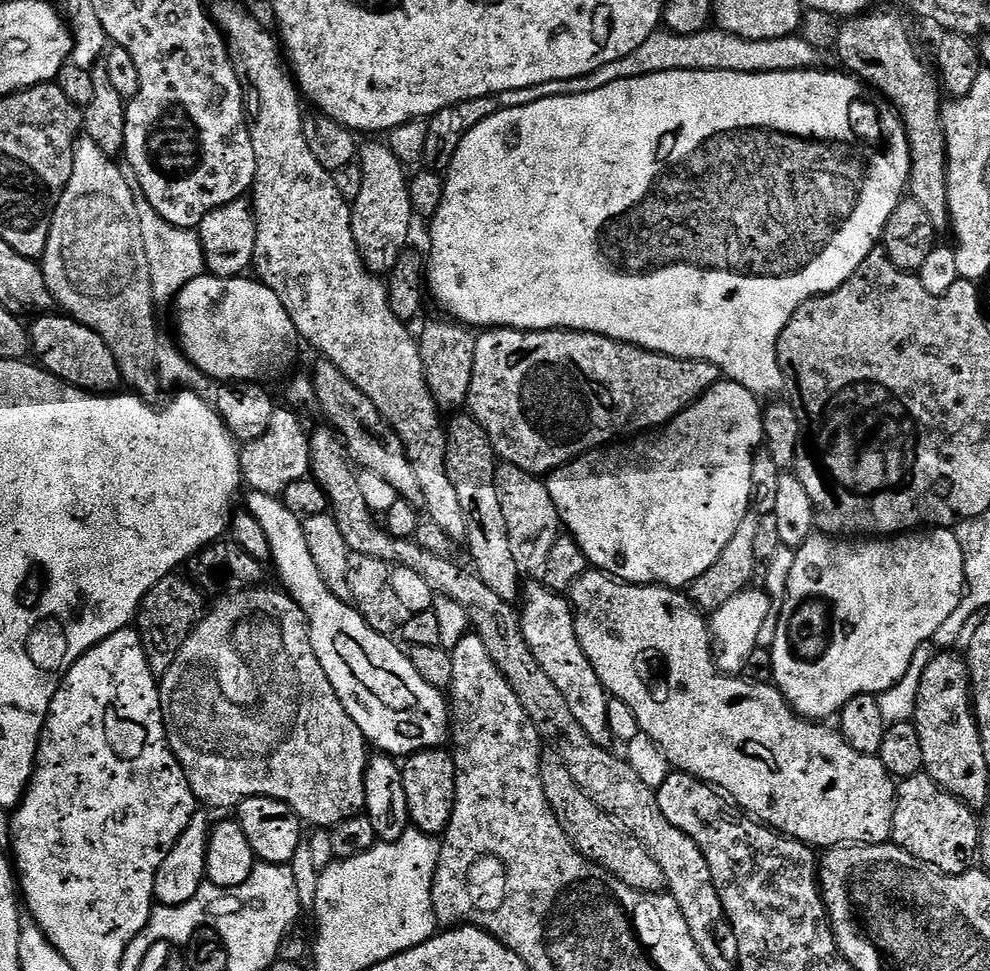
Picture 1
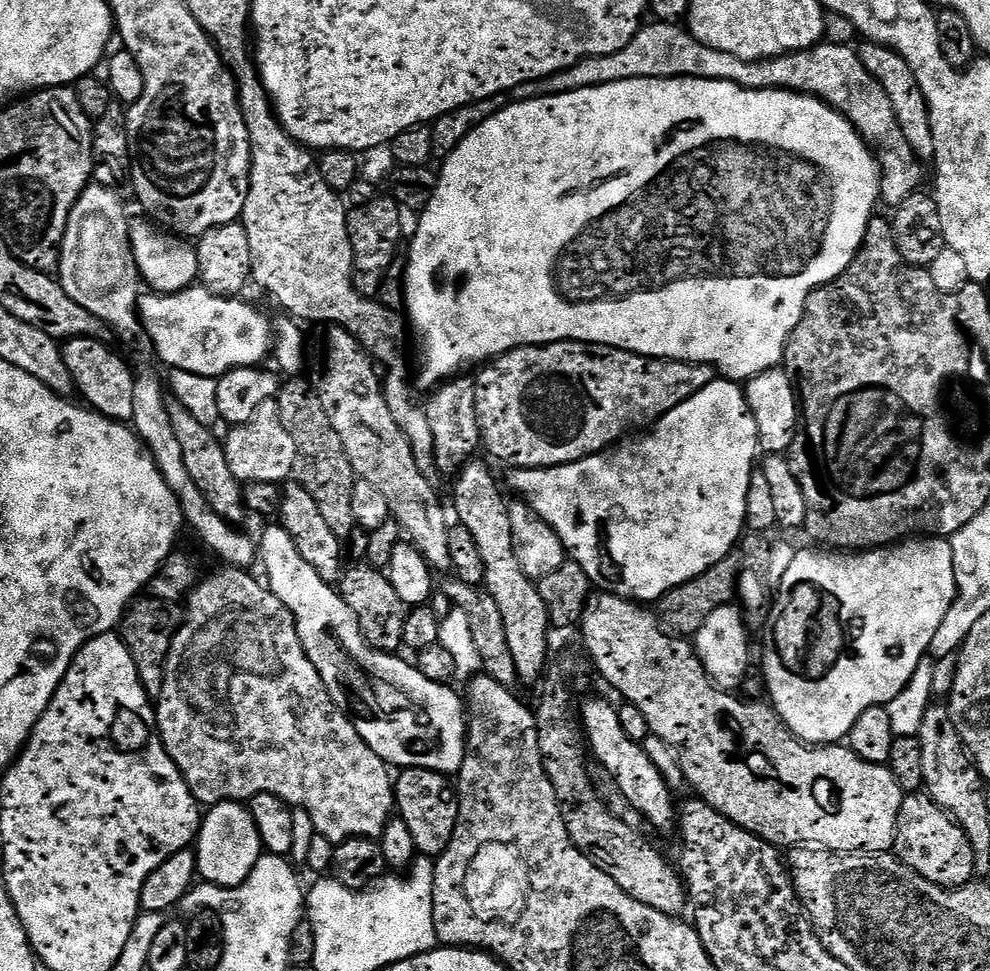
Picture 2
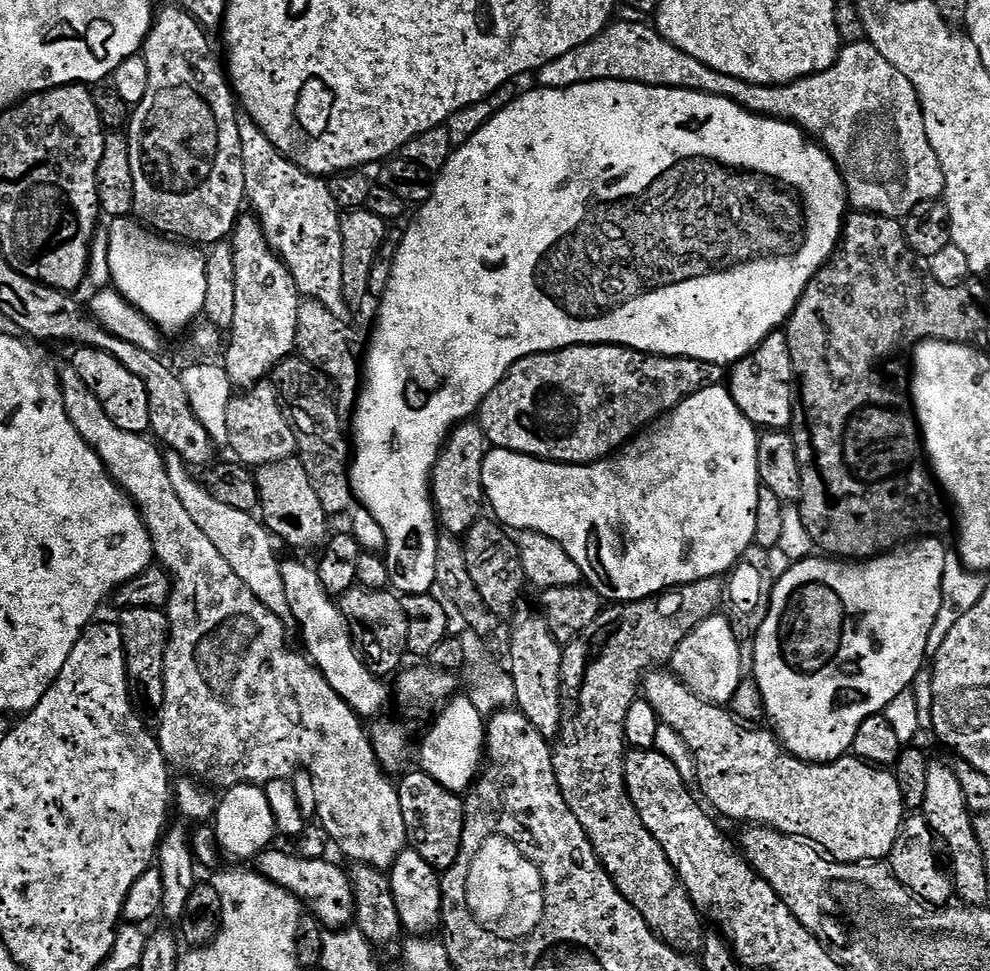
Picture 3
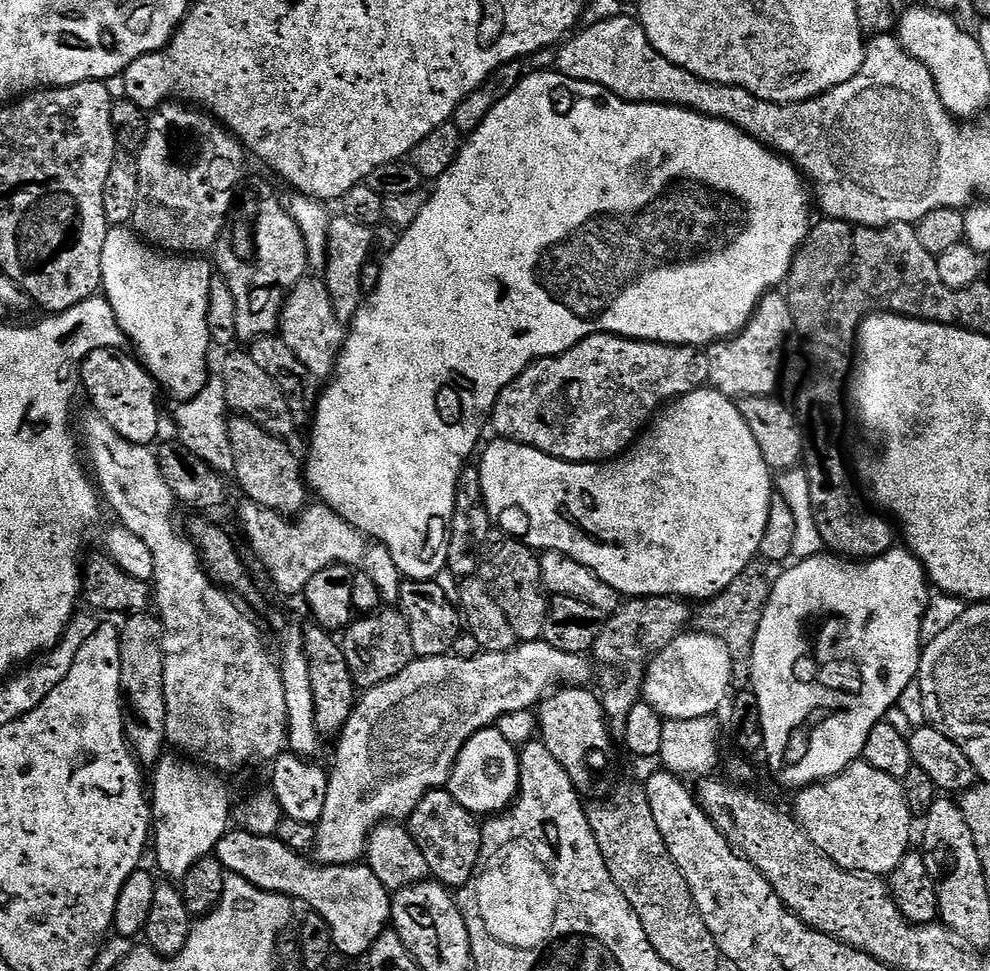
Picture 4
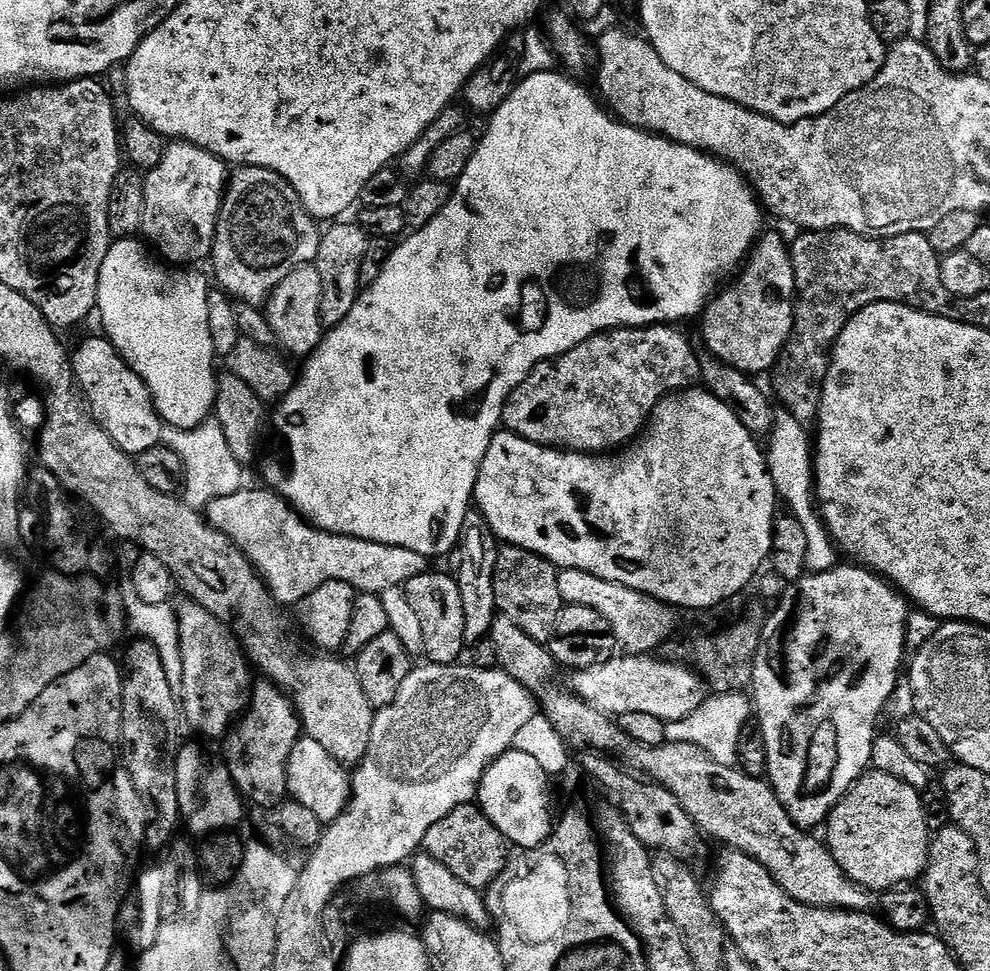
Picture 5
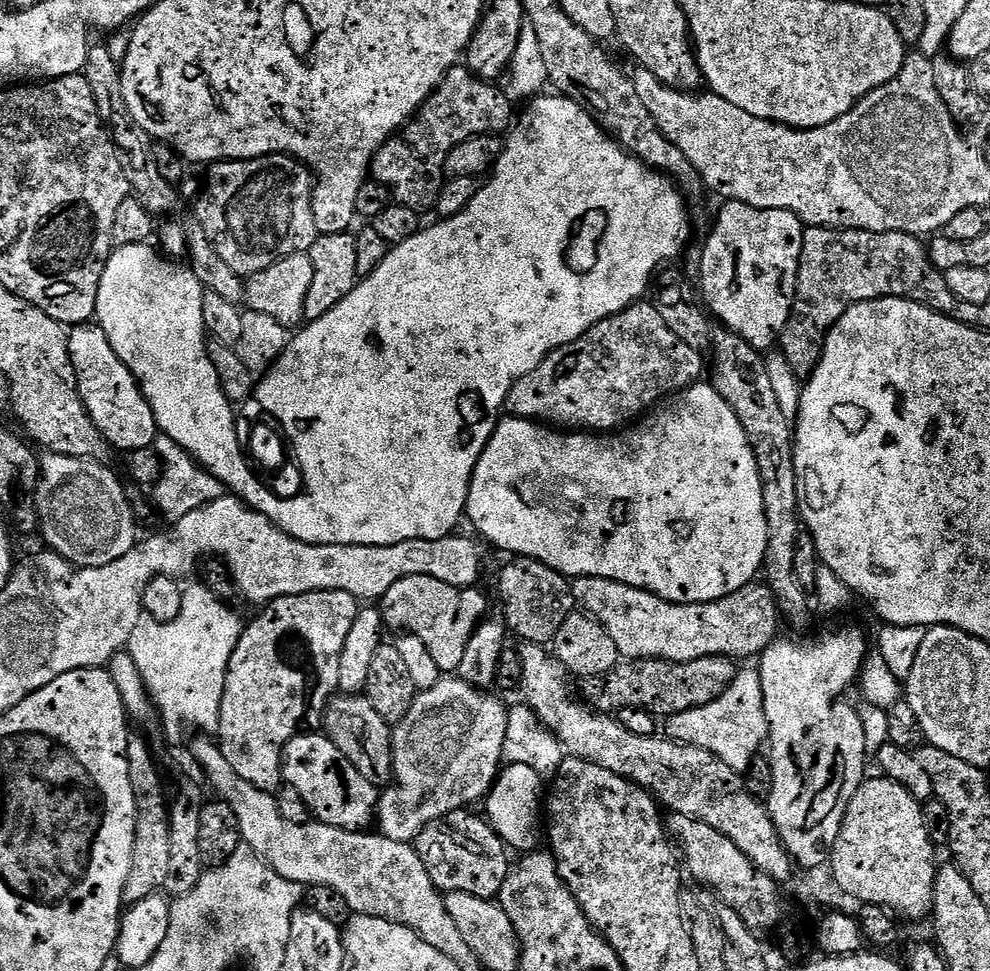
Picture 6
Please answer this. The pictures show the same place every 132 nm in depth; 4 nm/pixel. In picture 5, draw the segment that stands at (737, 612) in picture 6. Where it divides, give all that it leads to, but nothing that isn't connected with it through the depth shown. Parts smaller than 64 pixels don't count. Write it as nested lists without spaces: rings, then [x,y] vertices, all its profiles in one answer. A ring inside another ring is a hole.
[[[562,568],[556,573],[558,591],[564,604],[577,604],[593,608],[610,626],[617,645],[625,653],[642,656],[652,654],[665,640],[673,639],[676,632],[677,609],[670,604],[663,604],[653,596],[642,594],[633,588],[622,586],[618,582],[606,582],[586,570]]]

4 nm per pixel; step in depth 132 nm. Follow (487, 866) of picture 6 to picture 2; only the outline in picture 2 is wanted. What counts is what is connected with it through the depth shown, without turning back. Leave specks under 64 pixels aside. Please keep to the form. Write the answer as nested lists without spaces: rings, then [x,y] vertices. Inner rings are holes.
[[[406,768],[399,775],[394,780],[395,811],[399,819],[406,822],[406,830],[410,830],[410,838],[414,838],[419,855],[429,858],[441,856],[446,846],[450,846],[460,813],[460,798],[453,781],[451,784],[445,773],[432,772],[428,768]]]

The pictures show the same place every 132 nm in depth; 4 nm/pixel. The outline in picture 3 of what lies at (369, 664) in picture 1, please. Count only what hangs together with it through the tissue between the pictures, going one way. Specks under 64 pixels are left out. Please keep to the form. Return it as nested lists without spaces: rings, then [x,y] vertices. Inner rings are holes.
[[[287,559],[281,563],[280,569],[282,570],[282,582],[286,582],[286,598],[290,602],[291,619],[297,620],[301,630],[304,631],[304,644],[308,647],[306,652],[312,663],[319,668],[326,682],[330,682],[330,686],[356,711],[357,716],[361,718],[379,717],[383,713],[380,711],[383,710],[384,703],[390,700],[389,685],[387,688],[384,685],[387,683],[381,677],[375,676],[360,660],[356,647],[352,645],[352,636],[348,632],[348,619],[340,613],[339,603],[329,596],[327,590],[322,586],[319,571],[313,565],[311,568],[310,565],[303,564],[300,560]],[[464,696],[453,699],[445,708],[448,709],[437,718],[432,733],[429,734],[420,750],[421,764],[419,765],[446,790],[464,794],[476,783],[482,771],[482,761],[486,756],[486,717],[477,710],[472,699]]]

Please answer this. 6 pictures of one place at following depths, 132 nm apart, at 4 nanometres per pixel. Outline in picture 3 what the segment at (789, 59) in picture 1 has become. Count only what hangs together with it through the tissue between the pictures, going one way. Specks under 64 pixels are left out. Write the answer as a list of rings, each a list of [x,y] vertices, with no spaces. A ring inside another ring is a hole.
[[[613,22],[590,42],[574,46],[570,54],[562,54],[562,58],[554,58],[554,62],[542,66],[538,79],[541,88],[569,88],[585,84],[588,80],[625,80],[646,86],[685,88],[725,96],[757,116],[774,116],[777,120],[787,120],[804,129],[809,137],[818,138],[822,147],[832,155],[832,161],[844,175],[848,203],[858,212],[905,218],[920,203],[939,201],[944,195],[942,166],[938,162],[934,146],[930,146],[930,138],[926,138],[926,122],[920,109],[920,99],[910,78],[894,70],[894,66],[890,66],[890,62],[878,54],[875,46],[867,42],[844,44],[840,56],[825,72],[796,80],[793,84],[751,84],[730,78],[730,74],[710,70],[710,66],[698,62],[698,58],[690,58],[686,50],[678,50],[678,46],[657,32],[655,27]]]

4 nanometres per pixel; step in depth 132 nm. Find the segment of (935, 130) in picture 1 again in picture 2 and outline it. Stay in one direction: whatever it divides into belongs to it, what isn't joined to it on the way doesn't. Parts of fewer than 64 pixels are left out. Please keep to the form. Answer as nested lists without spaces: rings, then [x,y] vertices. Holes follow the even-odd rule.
[[[875,42],[862,44],[858,48],[862,66],[866,66],[868,73],[886,90],[886,94],[890,97],[890,106],[894,106],[898,126],[902,126],[902,134],[906,138],[906,142],[910,142],[910,150],[914,150],[914,154],[921,162],[935,161],[934,134],[930,130],[928,103],[918,86],[918,78],[914,78],[914,70],[910,70],[910,66],[906,66],[906,58],[899,56],[888,45]]]

